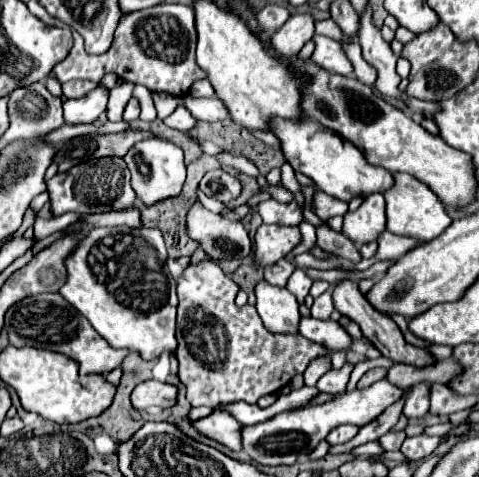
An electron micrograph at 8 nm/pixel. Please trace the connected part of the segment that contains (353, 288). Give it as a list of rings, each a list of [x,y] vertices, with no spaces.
[[[343,279],[343,281],[335,283],[331,295],[333,295],[335,309],[337,309],[341,315],[347,315],[349,319],[353,319],[353,321],[361,327],[363,335],[365,335],[385,357],[389,357],[389,359],[395,361],[395,363],[409,363],[409,365],[415,365],[415,367],[423,367],[423,365],[431,365],[431,363],[433,363],[433,357],[431,357],[425,349],[419,349],[419,347],[413,347],[413,345],[405,343],[405,339],[403,339],[403,335],[401,335],[397,323],[395,323],[391,317],[381,315],[379,311],[375,311],[375,309],[369,305],[369,301],[363,297],[363,293],[359,291],[359,287],[357,287],[355,281]]]

